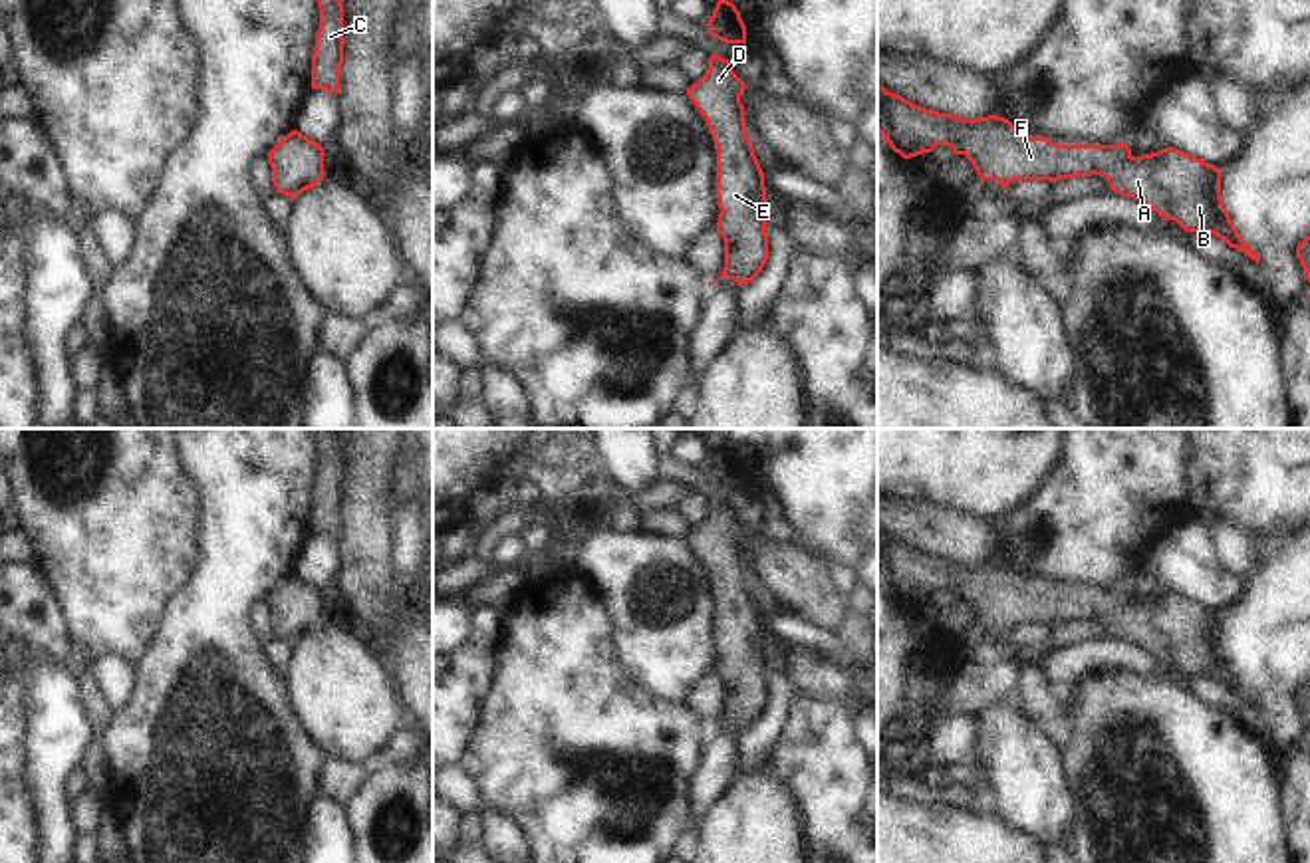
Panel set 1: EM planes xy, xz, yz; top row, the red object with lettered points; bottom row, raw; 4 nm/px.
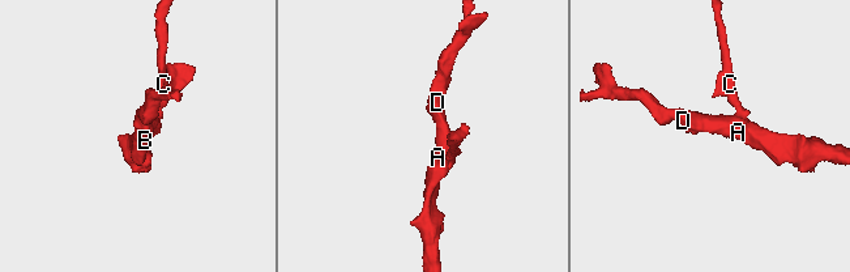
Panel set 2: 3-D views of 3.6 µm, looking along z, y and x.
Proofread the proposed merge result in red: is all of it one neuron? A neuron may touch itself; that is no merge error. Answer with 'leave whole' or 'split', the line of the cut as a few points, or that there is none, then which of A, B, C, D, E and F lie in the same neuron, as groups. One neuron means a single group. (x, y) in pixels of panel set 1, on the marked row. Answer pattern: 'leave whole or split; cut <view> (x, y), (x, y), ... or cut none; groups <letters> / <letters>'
leave whole; cut none; groups A B C D E F

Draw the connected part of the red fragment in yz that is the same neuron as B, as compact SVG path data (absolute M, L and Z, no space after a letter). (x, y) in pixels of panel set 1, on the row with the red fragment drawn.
M877 83L877 131L903 159L931 153L947 145L965 155L981 181L998 181L1006 188L1014 181L1062 181L1102 175L1121 196L1175 220L1187 232L1209 232L1256 264L1258 254L1235 228L1223 198L1221 171L1179 149L1161 149L1133 157L1119 145L1056 145L1048 137L1032 137L998 115L963 119L911 103Z

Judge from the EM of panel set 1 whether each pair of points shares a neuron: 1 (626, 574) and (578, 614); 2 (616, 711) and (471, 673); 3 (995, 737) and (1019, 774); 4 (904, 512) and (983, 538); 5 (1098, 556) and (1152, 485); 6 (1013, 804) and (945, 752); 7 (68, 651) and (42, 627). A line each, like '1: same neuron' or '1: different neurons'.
1: different neurons
2: different neurons
3: same neuron
4: same neuron
5: same neuron
6: different neurons
7: same neuron

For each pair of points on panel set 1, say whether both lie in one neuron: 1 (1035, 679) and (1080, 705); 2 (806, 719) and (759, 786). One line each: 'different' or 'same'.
1: different
2: different

